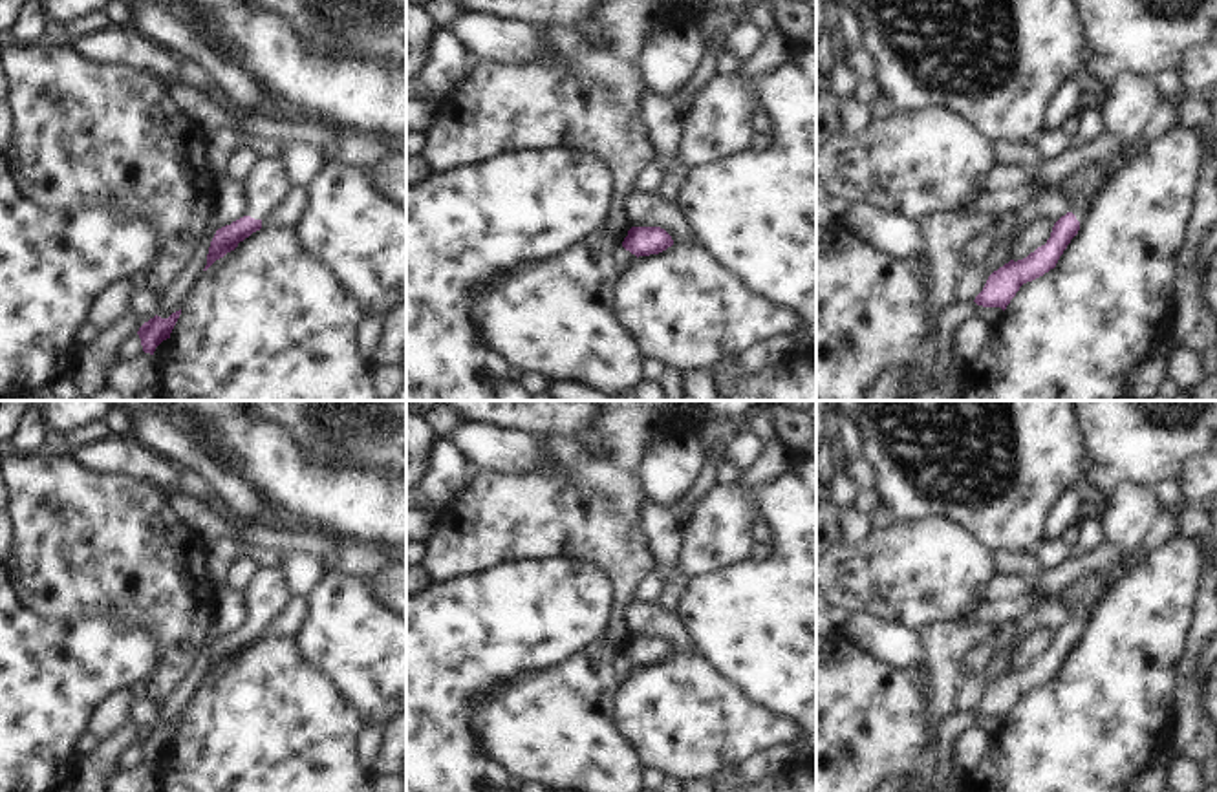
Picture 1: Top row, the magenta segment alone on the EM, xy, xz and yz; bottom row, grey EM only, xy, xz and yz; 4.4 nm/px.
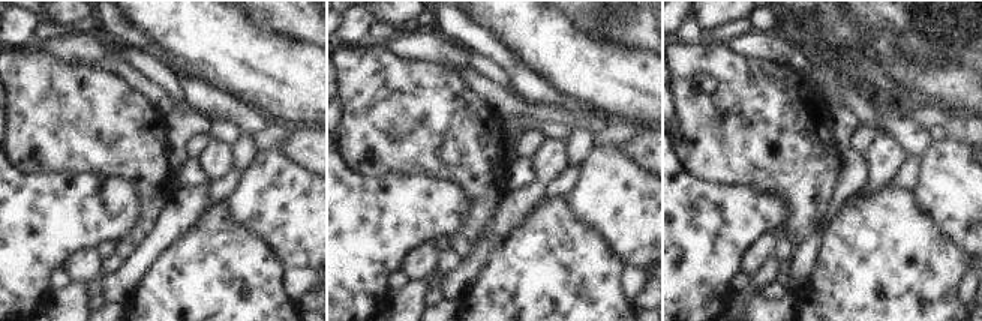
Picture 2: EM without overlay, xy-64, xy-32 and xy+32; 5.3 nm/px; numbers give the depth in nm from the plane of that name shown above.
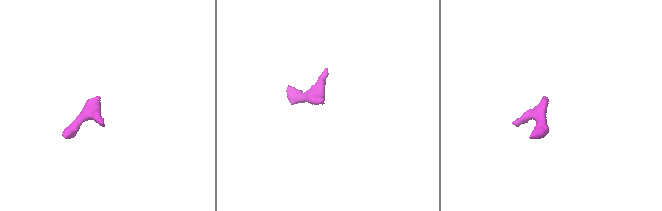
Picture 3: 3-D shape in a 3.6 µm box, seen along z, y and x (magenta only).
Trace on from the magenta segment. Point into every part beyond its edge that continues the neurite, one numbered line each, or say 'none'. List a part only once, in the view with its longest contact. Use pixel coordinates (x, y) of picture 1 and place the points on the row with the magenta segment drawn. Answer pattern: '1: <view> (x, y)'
1: xy (266, 185)

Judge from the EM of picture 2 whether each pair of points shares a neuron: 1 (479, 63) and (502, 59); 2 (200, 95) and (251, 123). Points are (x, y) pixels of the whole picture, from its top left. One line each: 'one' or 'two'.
1: two
2: one

